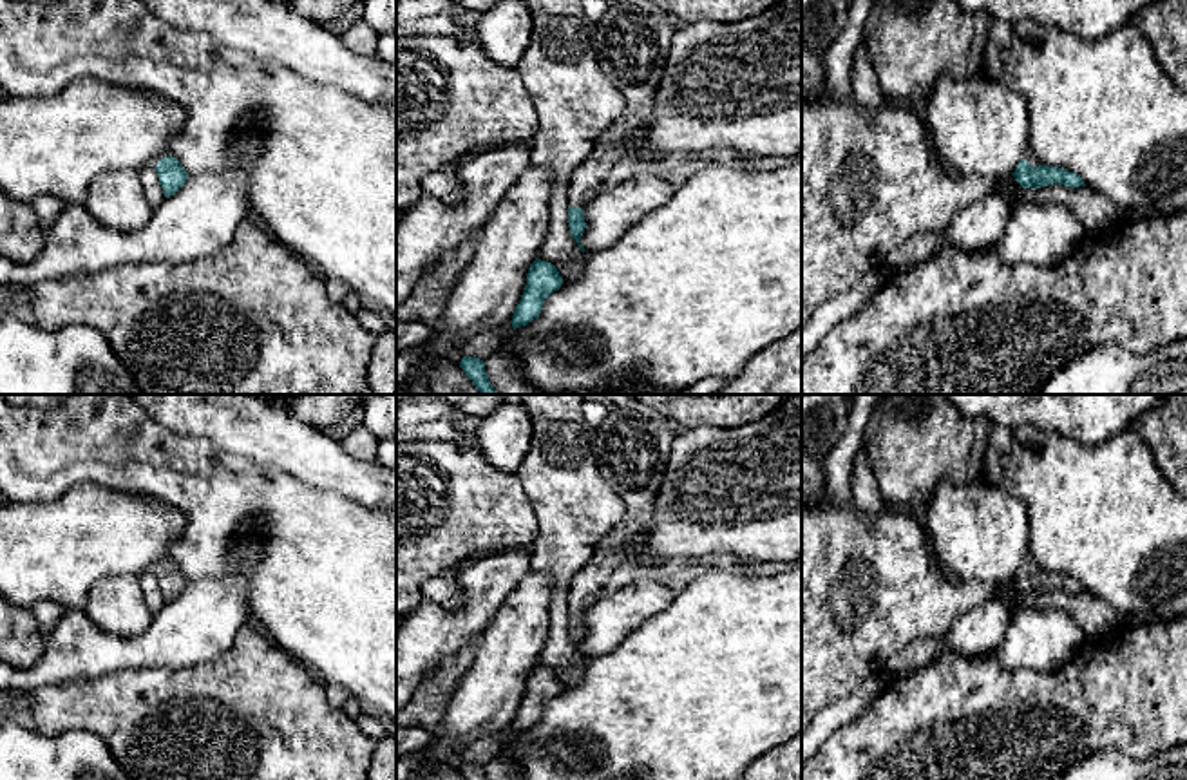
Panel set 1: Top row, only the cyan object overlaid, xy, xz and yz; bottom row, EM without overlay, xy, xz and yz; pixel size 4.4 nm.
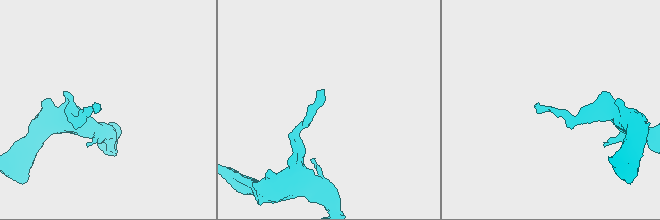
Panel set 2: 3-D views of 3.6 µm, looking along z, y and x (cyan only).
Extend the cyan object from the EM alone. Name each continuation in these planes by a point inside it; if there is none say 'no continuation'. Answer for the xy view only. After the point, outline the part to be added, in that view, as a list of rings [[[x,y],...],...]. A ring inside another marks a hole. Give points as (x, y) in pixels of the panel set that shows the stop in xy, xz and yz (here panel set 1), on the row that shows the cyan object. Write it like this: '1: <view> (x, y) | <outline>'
no continuation

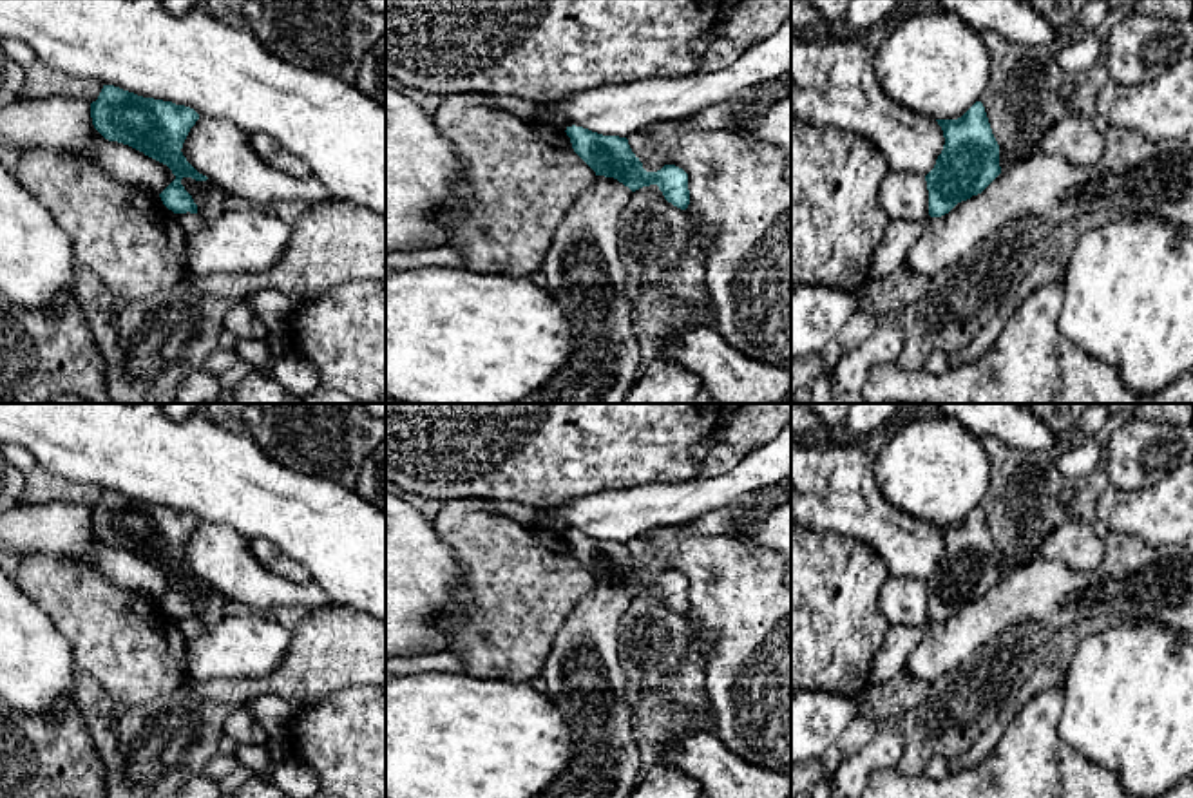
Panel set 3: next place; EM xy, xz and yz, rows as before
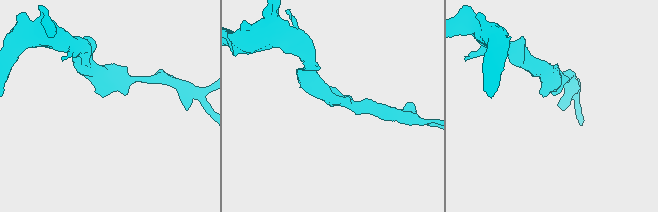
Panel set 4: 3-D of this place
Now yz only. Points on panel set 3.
no continuation

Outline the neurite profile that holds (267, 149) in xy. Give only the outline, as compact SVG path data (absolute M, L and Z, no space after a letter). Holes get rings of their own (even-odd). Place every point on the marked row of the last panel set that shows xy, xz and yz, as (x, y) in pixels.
M253 134L250 136L250 143L255 154L270 166L282 170L295 179L304 179L311 174L310 166L301 157L290 154L273 138Z

